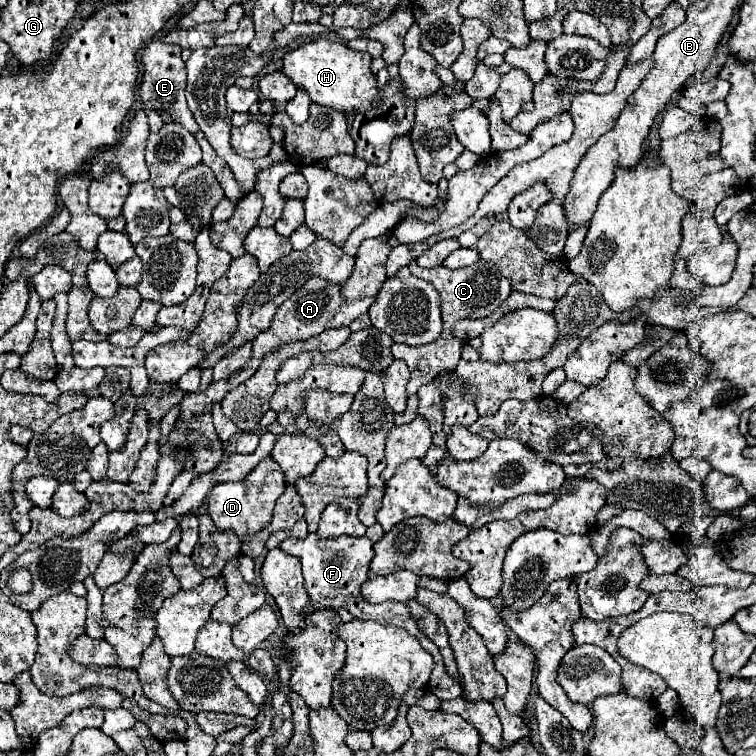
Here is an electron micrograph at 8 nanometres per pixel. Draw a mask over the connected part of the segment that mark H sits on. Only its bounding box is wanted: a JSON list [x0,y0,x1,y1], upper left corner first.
[283,38,379,112]

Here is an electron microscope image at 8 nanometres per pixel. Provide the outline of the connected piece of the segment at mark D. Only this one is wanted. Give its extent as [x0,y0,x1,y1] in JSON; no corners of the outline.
[207,458,285,542]

